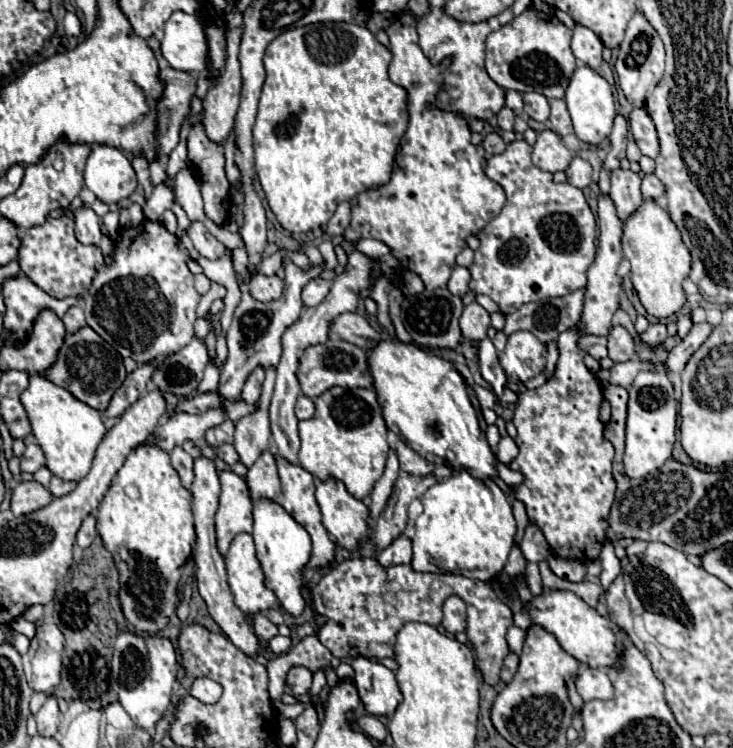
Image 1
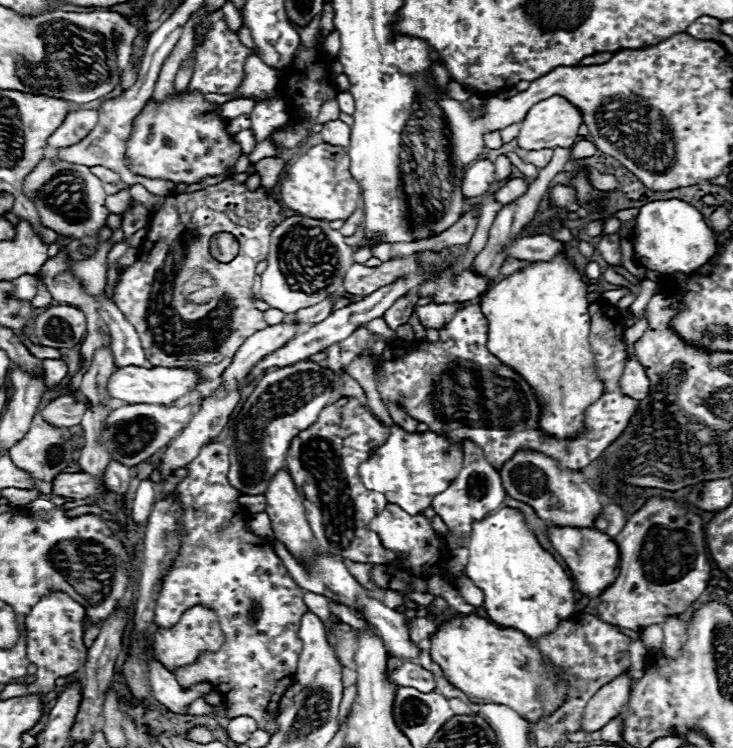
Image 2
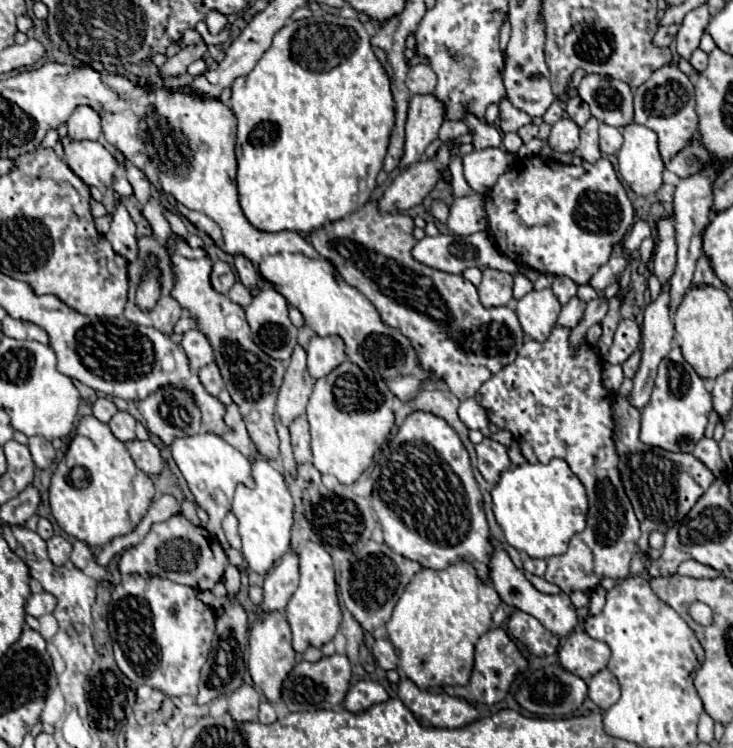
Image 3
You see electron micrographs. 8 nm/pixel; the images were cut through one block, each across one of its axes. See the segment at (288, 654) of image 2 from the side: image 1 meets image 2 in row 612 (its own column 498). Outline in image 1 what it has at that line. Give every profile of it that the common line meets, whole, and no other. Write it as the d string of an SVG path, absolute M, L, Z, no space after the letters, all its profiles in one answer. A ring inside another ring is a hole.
M516 140L516 142L508 144L502 154L490 156L490 158L488 158L488 164L486 164L486 176L492 178L494 182L498 182L498 184L504 188L504 192L506 192L506 204L504 204L502 212L500 212L494 220L490 220L484 230L478 232L480 248L476 250L476 254L474 254L474 264L470 266L470 274L472 274L470 290L472 290L474 294L490 296L496 304L500 304L500 310L502 310L504 314L510 314L510 312L518 310L522 304L538 302L538 300L542 300L542 298L546 298L546 296L566 296L566 294L570 294L570 292L574 292L574 290L578 290L578 288L584 288L584 286L586 286L586 270L588 270L588 266L594 262L594 254L596 254L596 244L594 244L594 240L596 240L596 220L594 220L594 214L592 214L592 210L590 210L590 206L588 206L588 202L586 202L582 190L580 190L580 188L574 188L574 186L570 186L570 184L566 184L566 182L564 182L564 184L554 184L550 172L544 172L544 170L540 170L540 168L536 168L536 166L532 164L532 160L530 160L530 144L526 144L524 140L522 140L522 142Z

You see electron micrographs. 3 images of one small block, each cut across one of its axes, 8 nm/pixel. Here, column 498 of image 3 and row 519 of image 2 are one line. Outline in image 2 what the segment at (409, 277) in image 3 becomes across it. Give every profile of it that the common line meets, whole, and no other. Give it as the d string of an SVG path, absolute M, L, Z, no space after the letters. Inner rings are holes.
M344 396L338 402L326 406L318 420L314 422L314 426L302 430L302 434L298 434L288 448L286 454L286 468L296 484L296 488L302 492L304 496L304 514L306 520L314 532L316 544L332 554L332 556L342 556L354 562L368 562L368 564L386 564L390 560L394 560L393 551L382 546L382 540L378 538L378 534L374 534L370 530L370 520L380 514L384 510L384 506L388 504L384 494L366 490L364 484L360 482L358 476L358 466L388 438L388 428L379 422L368 412L368 408L362 408L358 404L356 398L352 396Z

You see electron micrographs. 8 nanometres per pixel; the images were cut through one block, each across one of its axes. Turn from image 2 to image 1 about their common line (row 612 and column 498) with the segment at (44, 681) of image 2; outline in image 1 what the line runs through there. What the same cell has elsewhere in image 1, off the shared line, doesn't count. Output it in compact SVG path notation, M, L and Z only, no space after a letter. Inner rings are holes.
M528 8L512 22L486 38L486 70L490 78L506 90L538 92L548 100L564 98L570 76L576 68L576 58L570 50L572 30L566 28L554 14Z

